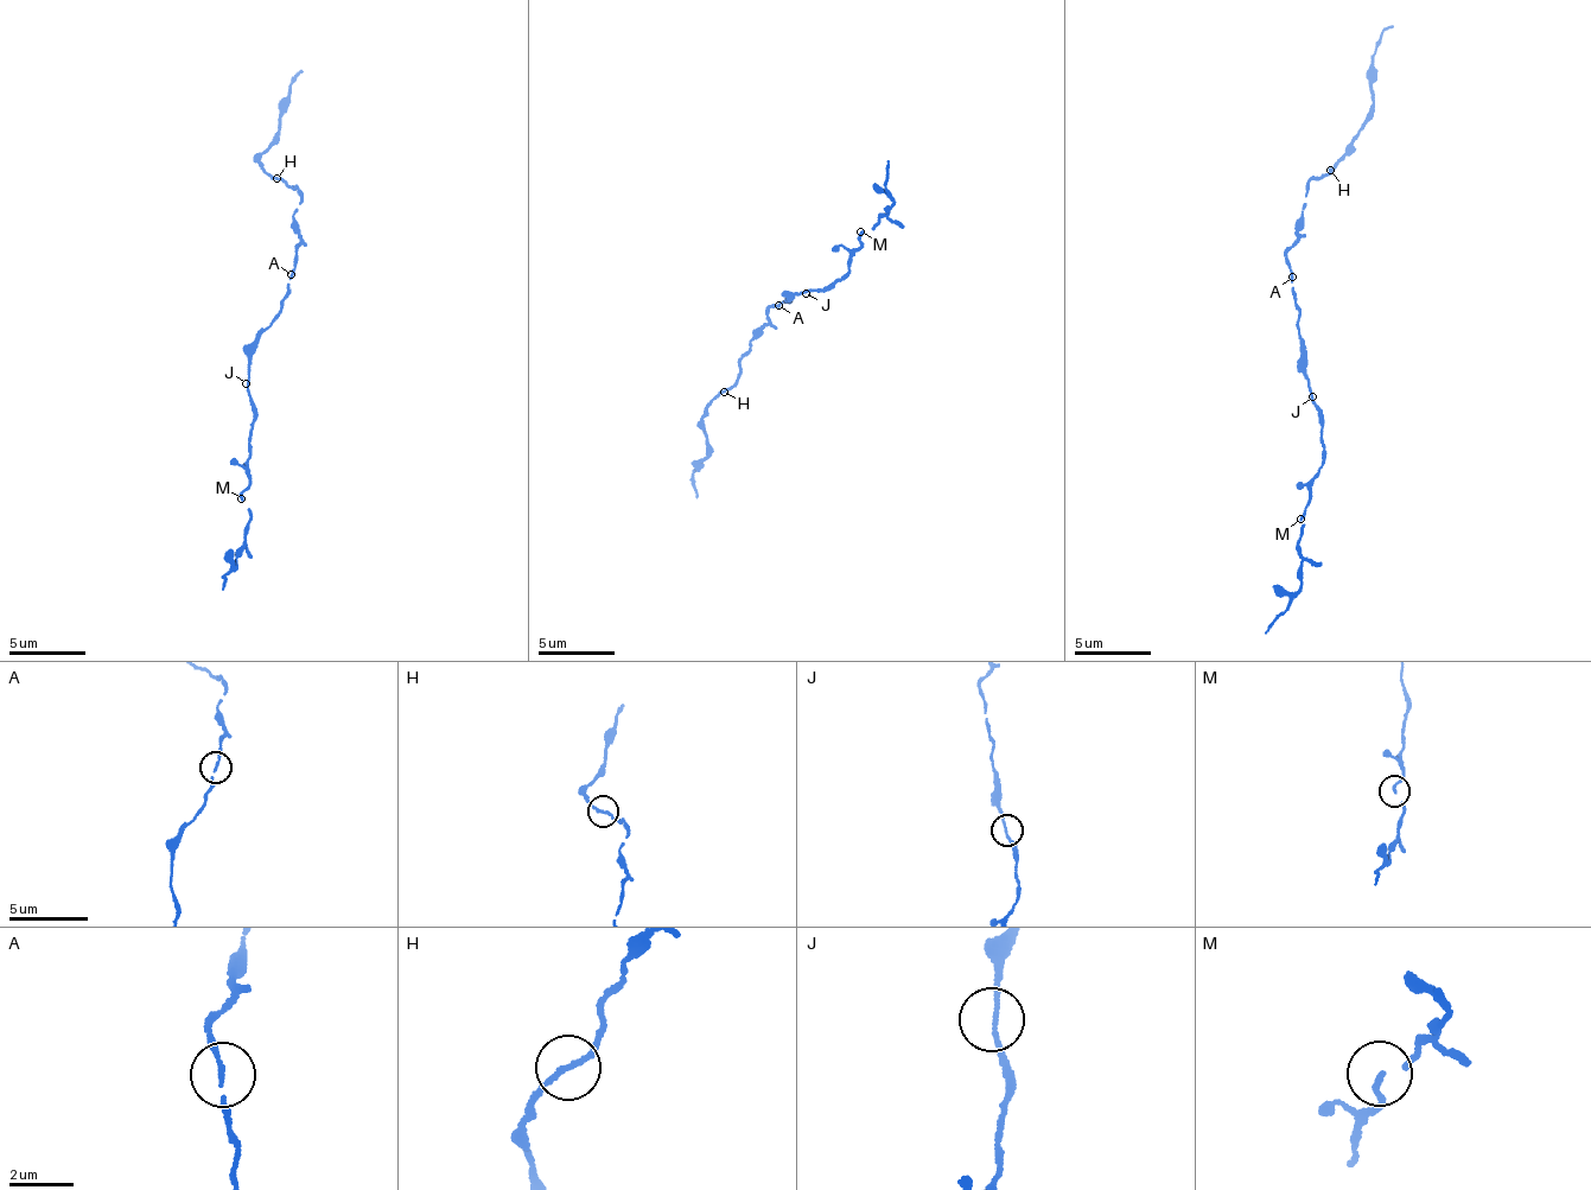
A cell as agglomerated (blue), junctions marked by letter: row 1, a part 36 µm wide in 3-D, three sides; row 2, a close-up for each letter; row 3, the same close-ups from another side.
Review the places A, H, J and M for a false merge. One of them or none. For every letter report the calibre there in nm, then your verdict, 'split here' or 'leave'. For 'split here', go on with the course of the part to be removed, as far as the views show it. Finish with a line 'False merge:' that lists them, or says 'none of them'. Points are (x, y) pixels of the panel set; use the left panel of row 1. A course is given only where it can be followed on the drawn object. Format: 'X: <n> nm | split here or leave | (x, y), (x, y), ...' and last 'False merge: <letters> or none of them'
A: 120 nm | leave
H: 160 nm | leave
J: 130 nm | leave
M: 110 nm | leave
False merge: none of them

